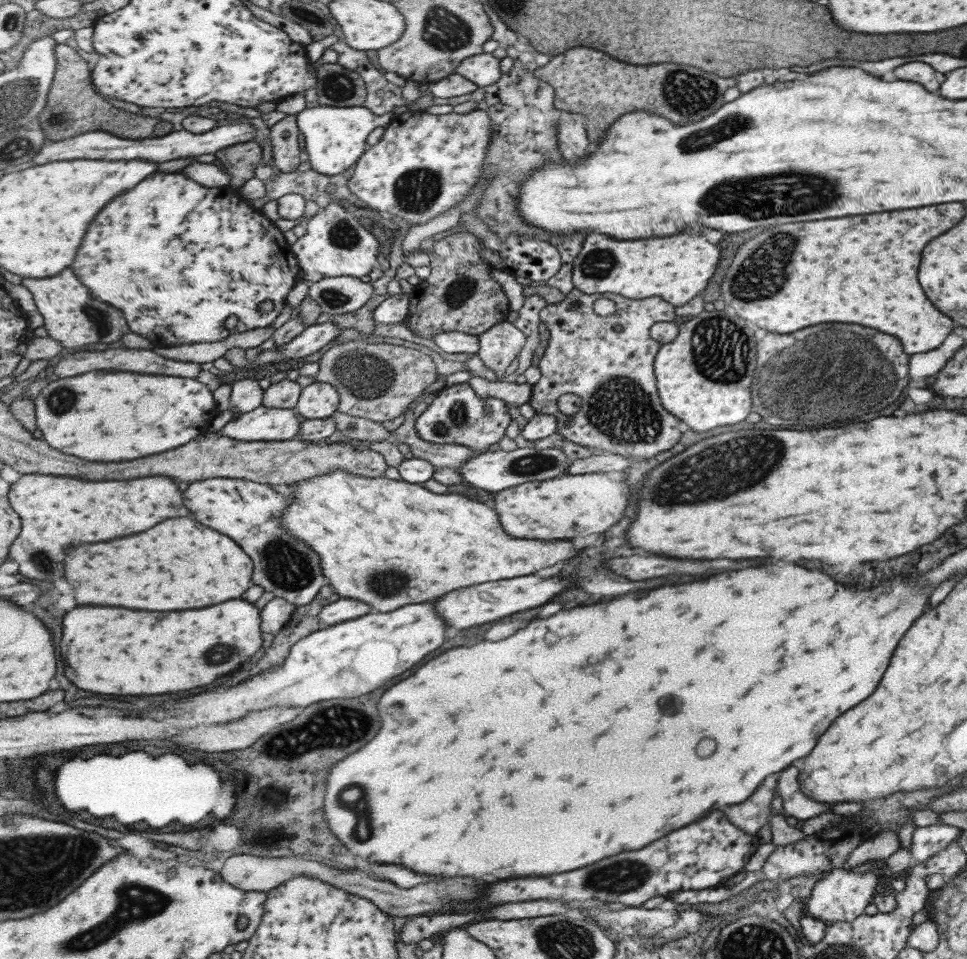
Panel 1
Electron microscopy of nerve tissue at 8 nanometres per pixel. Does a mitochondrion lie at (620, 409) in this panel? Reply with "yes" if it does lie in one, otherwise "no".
yes

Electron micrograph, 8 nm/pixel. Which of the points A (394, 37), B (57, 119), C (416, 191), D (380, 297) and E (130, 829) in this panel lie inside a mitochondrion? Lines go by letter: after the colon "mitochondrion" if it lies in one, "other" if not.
A: other
B: mitochondrion
C: mitochondrion
D: other
E: other

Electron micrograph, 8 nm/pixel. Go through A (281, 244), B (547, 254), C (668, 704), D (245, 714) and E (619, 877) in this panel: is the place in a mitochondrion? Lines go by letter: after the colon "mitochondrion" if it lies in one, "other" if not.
A: other
B: other
C: mitochondrion
D: other
E: mitochondrion

